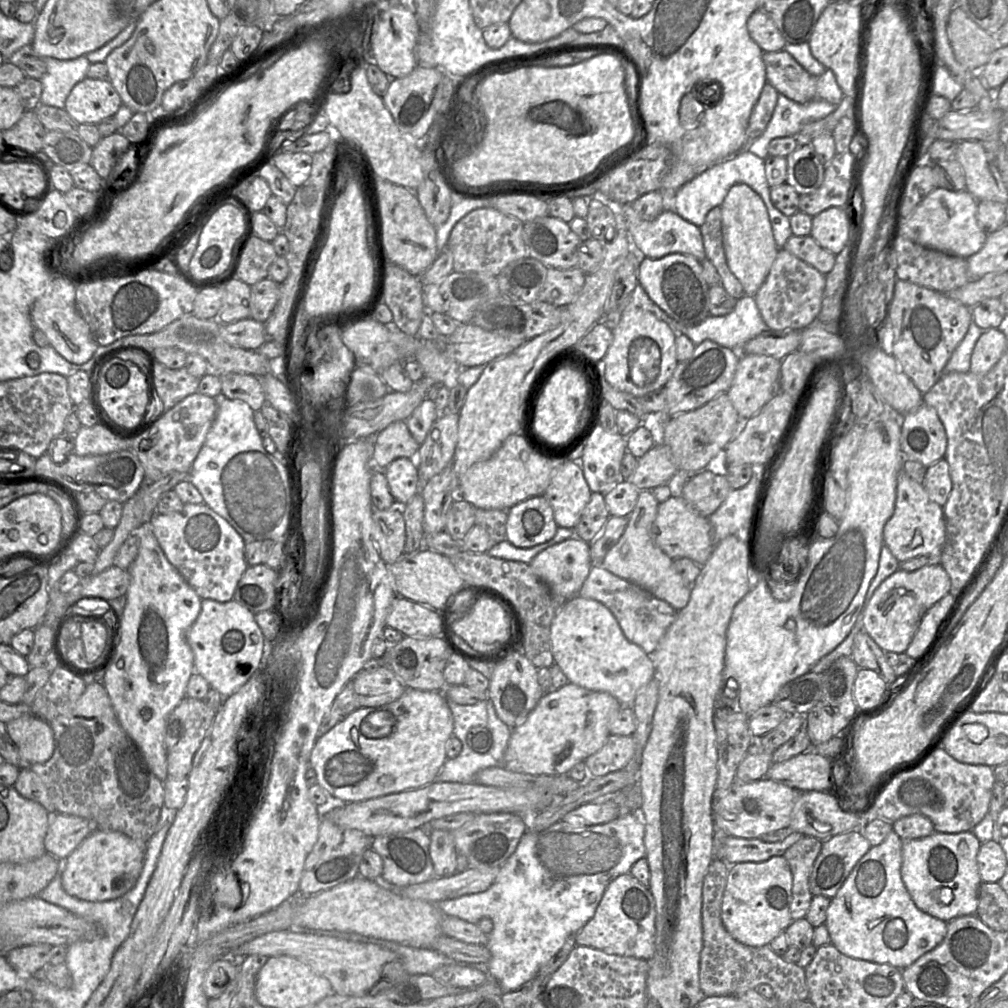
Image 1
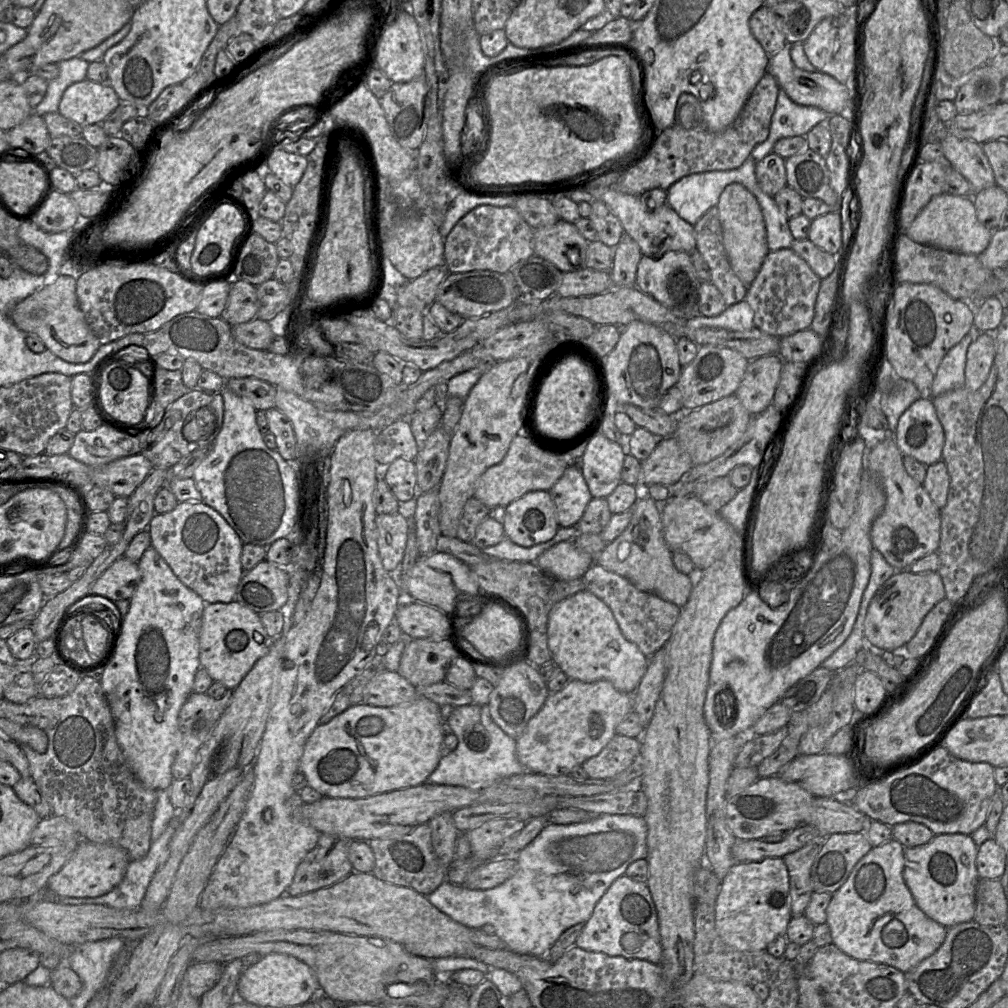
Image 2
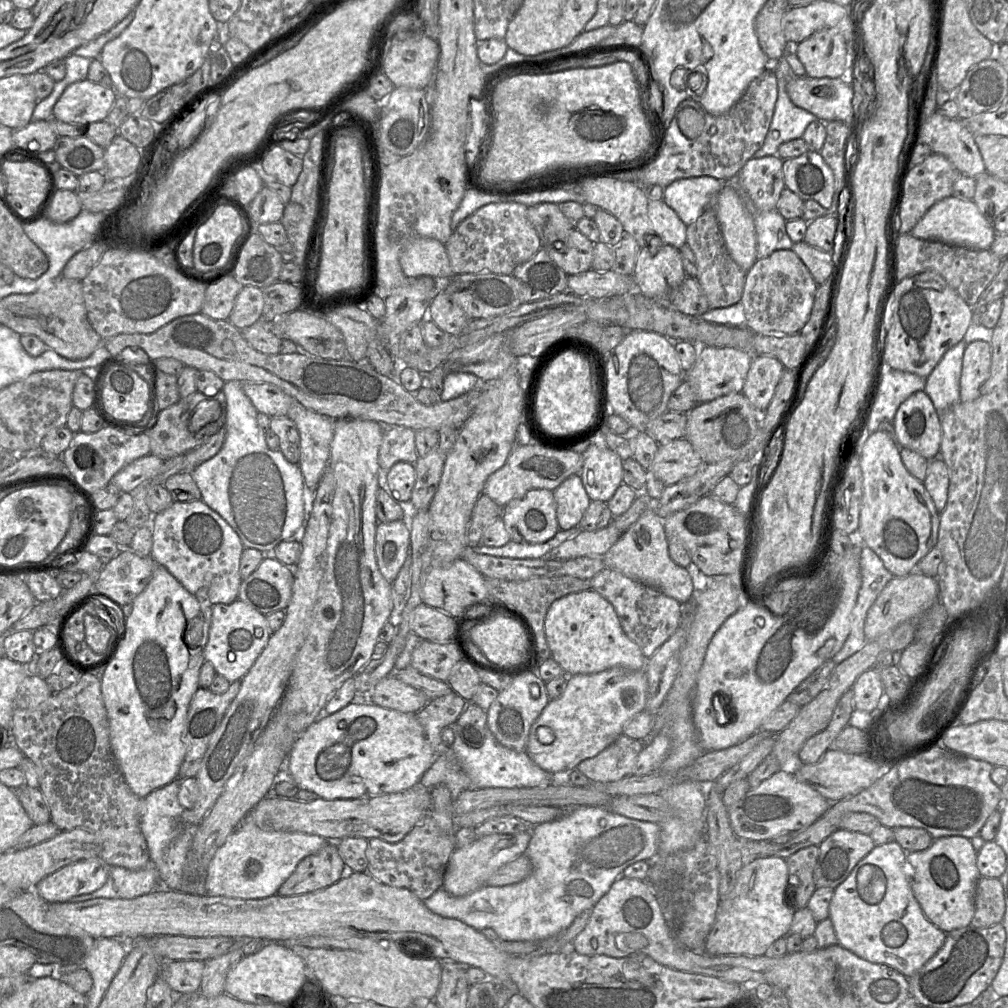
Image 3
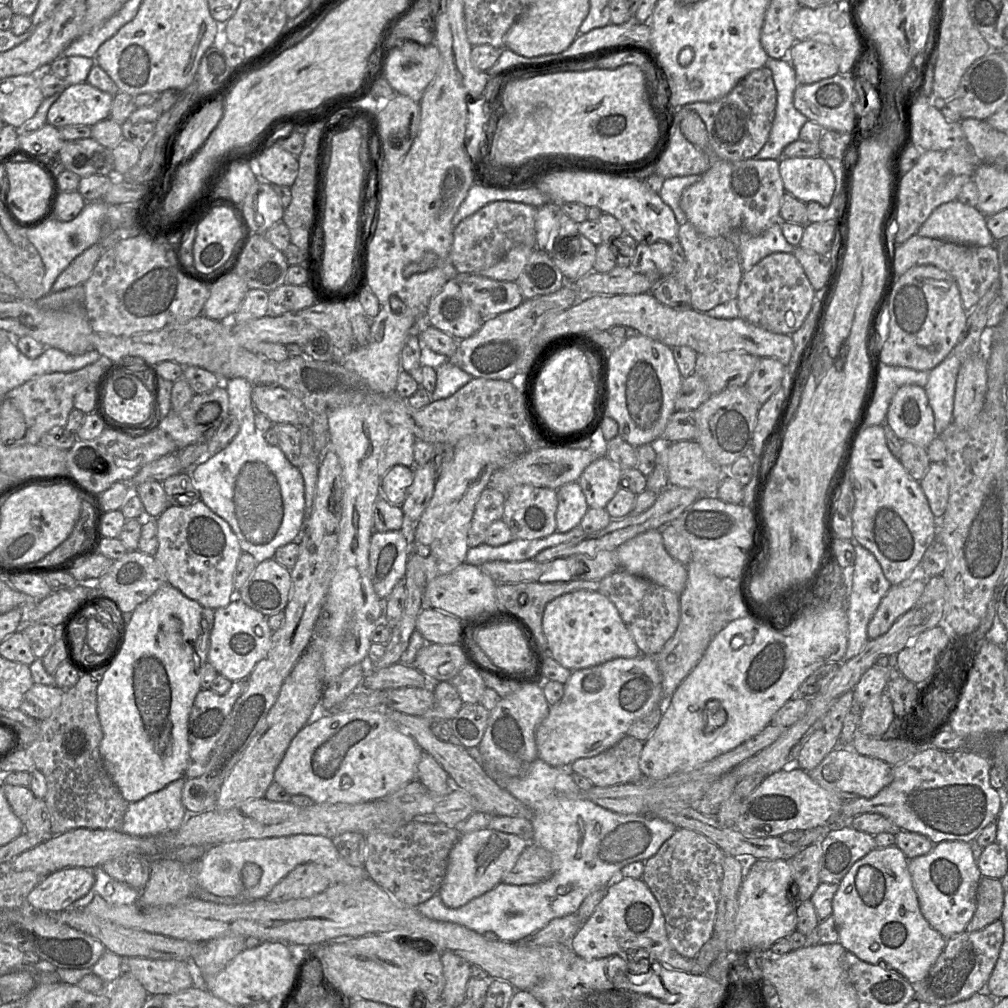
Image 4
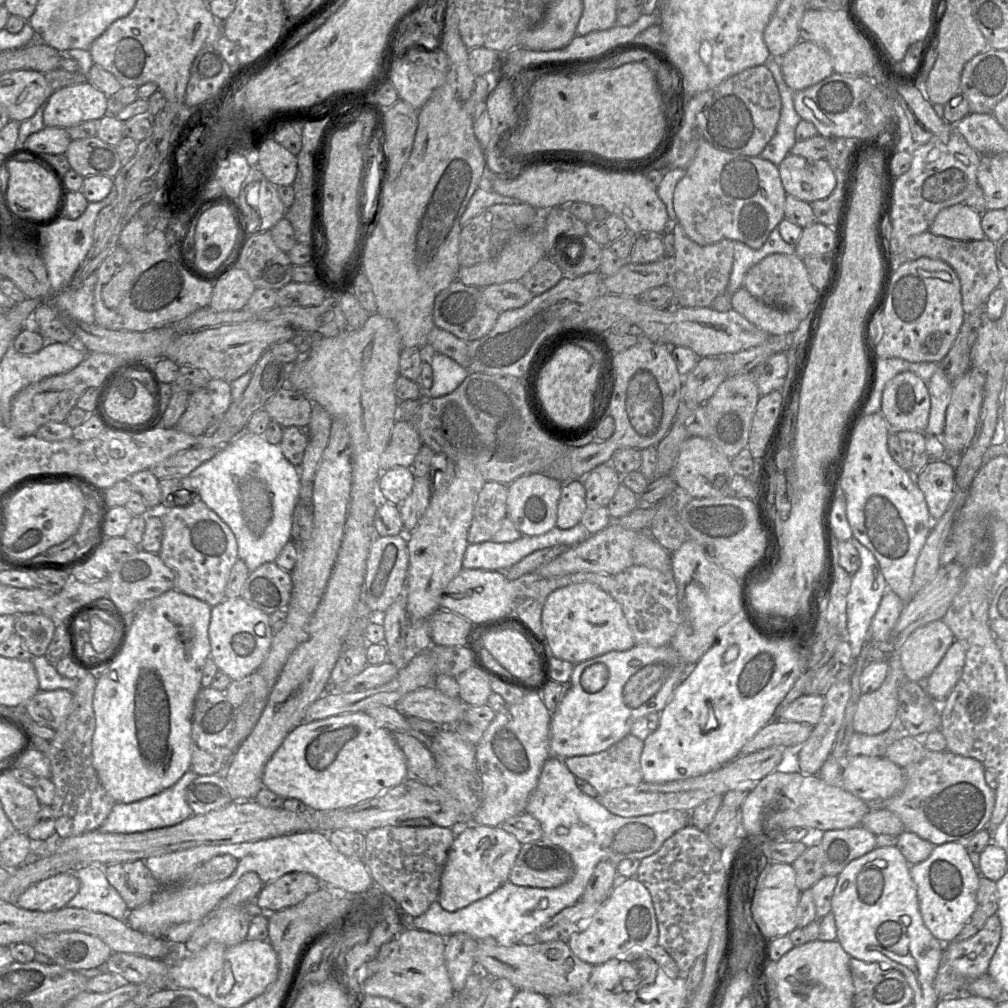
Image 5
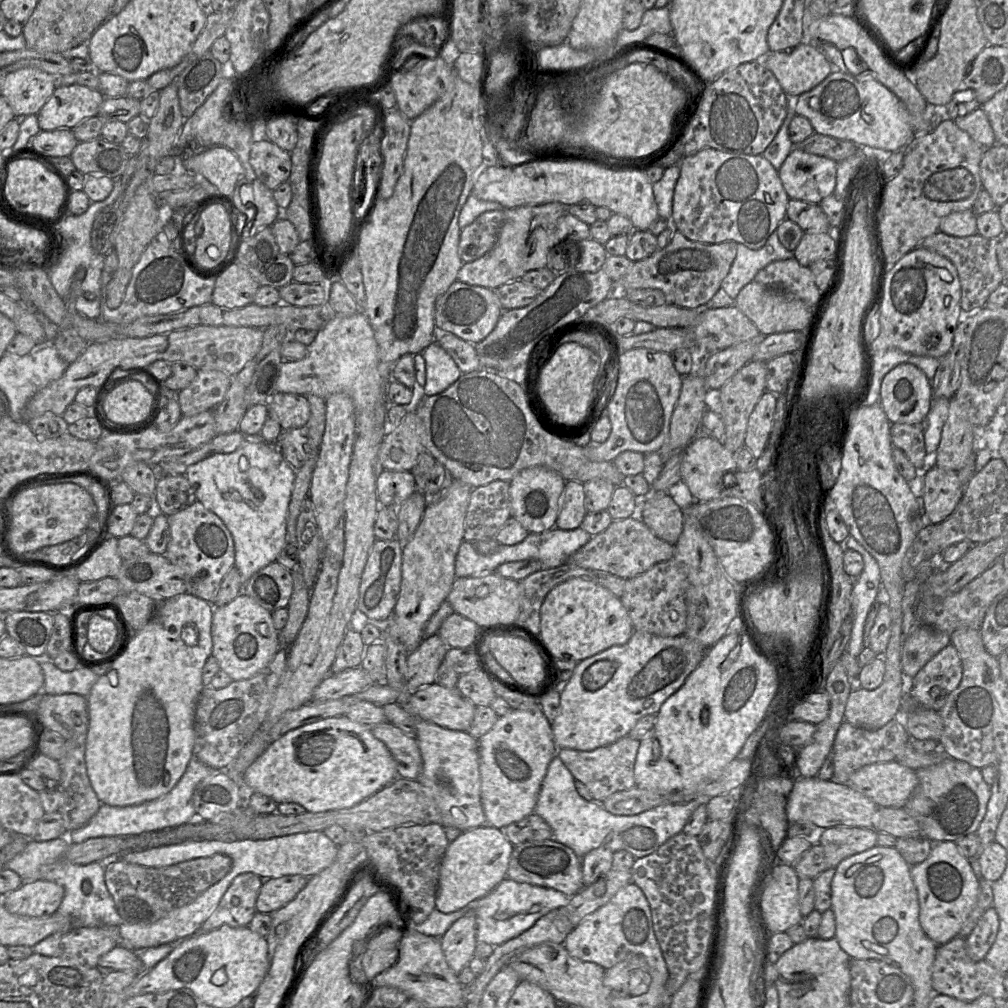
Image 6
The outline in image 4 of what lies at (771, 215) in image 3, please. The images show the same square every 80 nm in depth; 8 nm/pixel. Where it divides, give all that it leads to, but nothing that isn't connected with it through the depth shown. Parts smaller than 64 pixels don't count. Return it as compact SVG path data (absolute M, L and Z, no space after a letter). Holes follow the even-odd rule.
M782 220L776 221L760 235L748 232L739 234L738 253L743 272L748 272L766 256L777 253L793 253L795 247L783 235Z

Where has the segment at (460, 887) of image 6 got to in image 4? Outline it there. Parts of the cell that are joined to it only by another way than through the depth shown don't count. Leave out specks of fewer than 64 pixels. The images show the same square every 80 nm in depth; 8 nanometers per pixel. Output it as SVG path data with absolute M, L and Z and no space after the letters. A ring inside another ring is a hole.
M489 828L460 834L450 851L446 874L438 893L445 906L459 908L492 890L511 871L527 845L528 842L518 835Z

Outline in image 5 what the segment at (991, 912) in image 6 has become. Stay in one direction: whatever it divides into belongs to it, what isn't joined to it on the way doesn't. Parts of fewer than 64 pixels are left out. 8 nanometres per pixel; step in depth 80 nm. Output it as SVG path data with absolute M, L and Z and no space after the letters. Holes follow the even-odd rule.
M997 914L988 918L975 935L966 940L944 943L942 963L968 979L988 974L991 959L1001 938L1001 923Z

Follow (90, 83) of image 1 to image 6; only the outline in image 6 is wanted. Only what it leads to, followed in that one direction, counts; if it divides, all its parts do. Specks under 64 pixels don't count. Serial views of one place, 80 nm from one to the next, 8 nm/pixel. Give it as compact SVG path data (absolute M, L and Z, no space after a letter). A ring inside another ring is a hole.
M77 84L59 86L37 114L40 130L74 129L89 117L96 116L104 99L100 90Z

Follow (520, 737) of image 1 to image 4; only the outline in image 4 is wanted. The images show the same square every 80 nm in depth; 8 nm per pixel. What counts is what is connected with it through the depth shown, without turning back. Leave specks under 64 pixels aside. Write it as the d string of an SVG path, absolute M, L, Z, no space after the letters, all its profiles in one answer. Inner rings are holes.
M640 654L635 658L615 658L597 666L574 670L564 684L561 700L549 707L549 713L535 732L538 758L554 767L571 765L580 758L596 756L627 735L634 721L647 715L662 700L662 677L656 662Z

